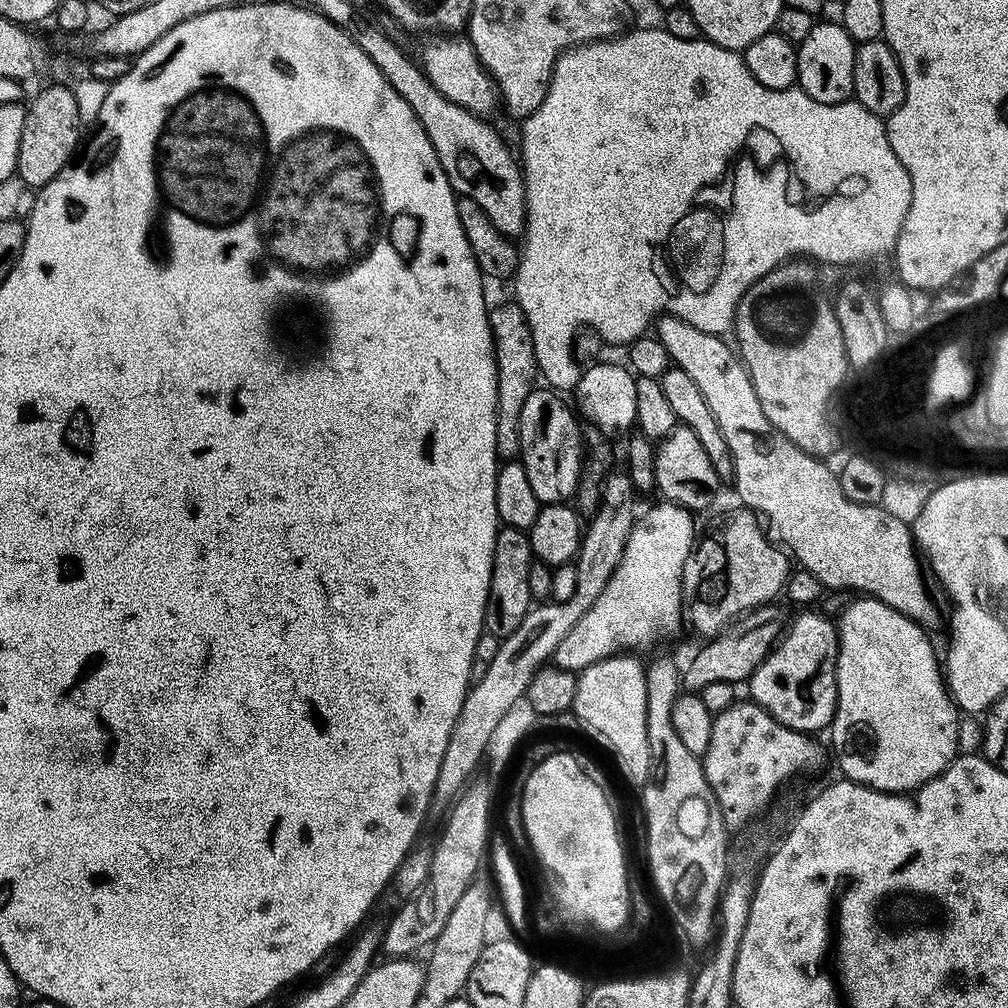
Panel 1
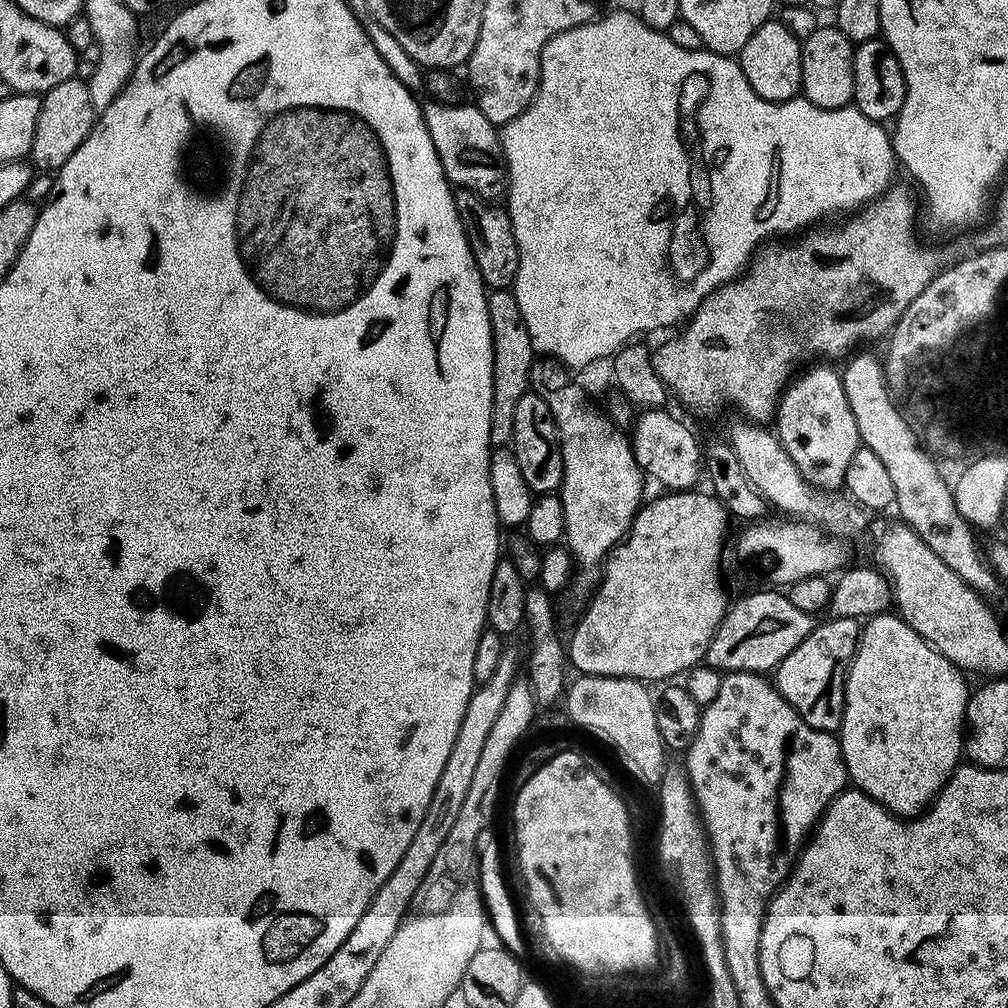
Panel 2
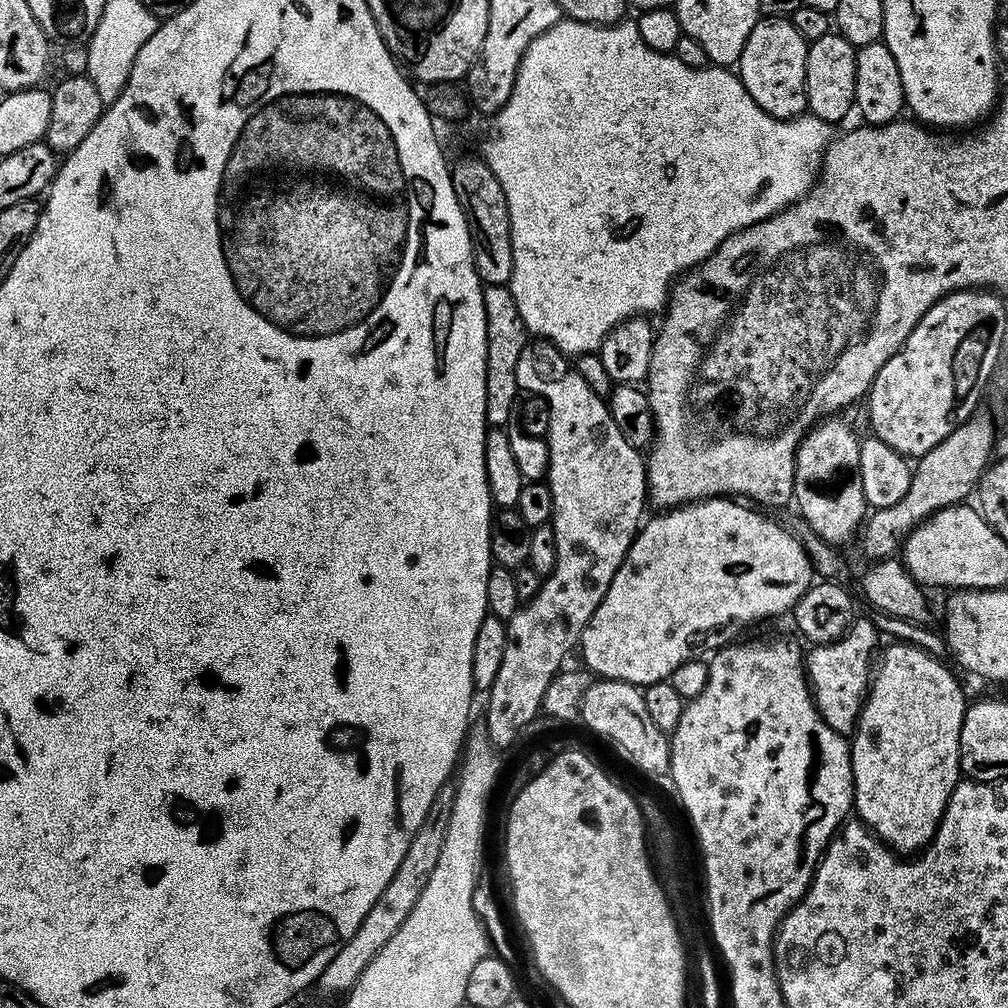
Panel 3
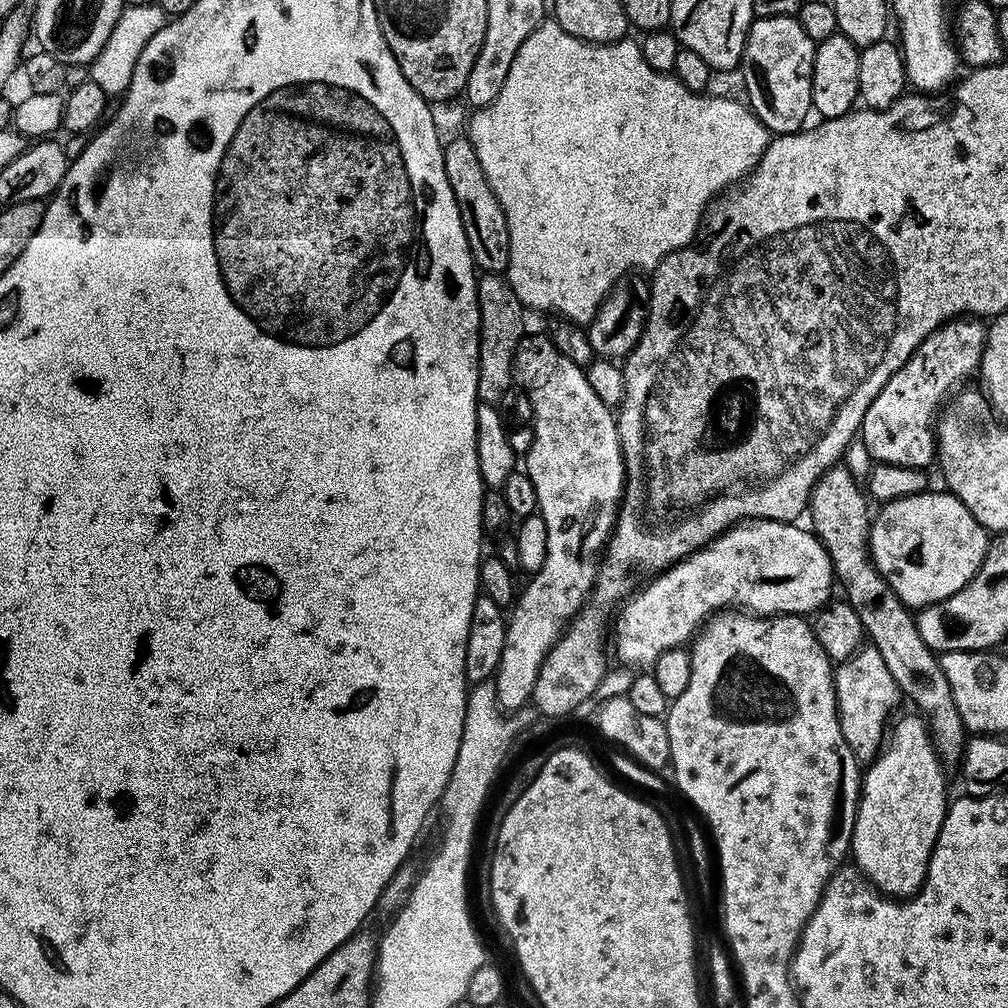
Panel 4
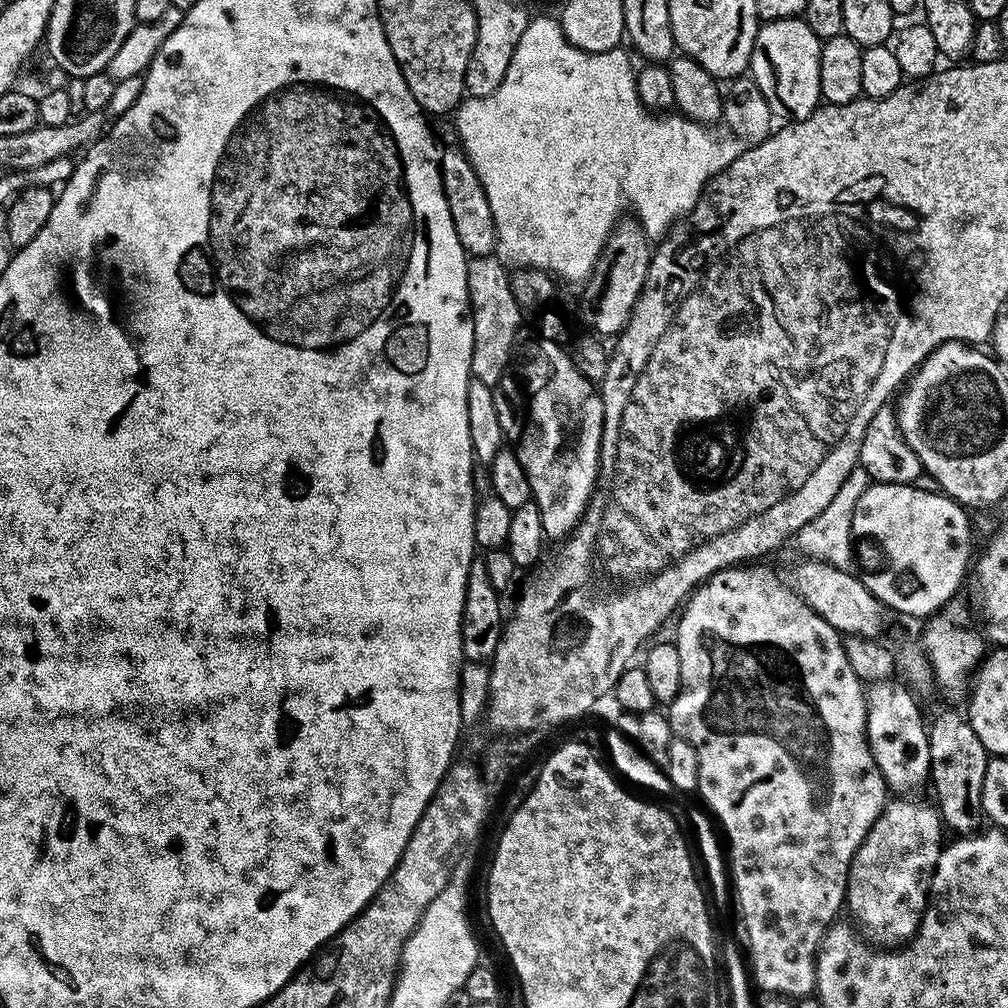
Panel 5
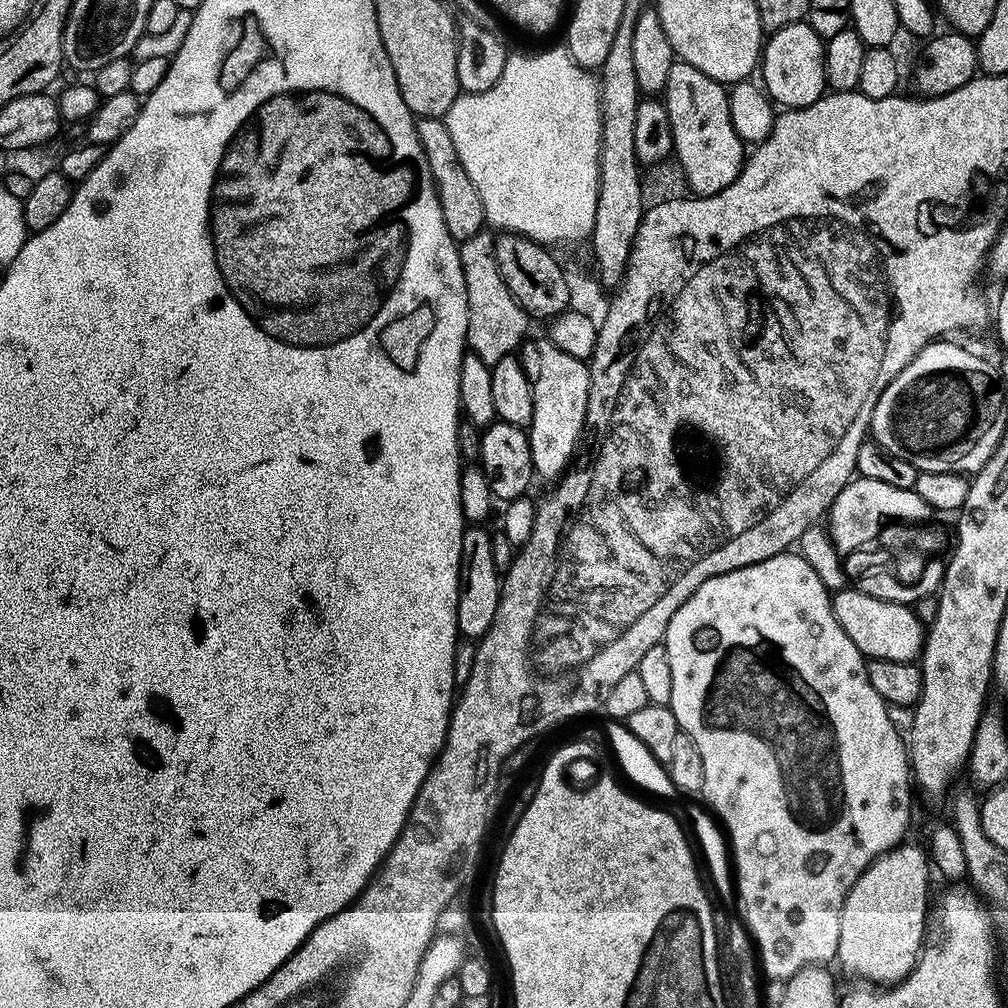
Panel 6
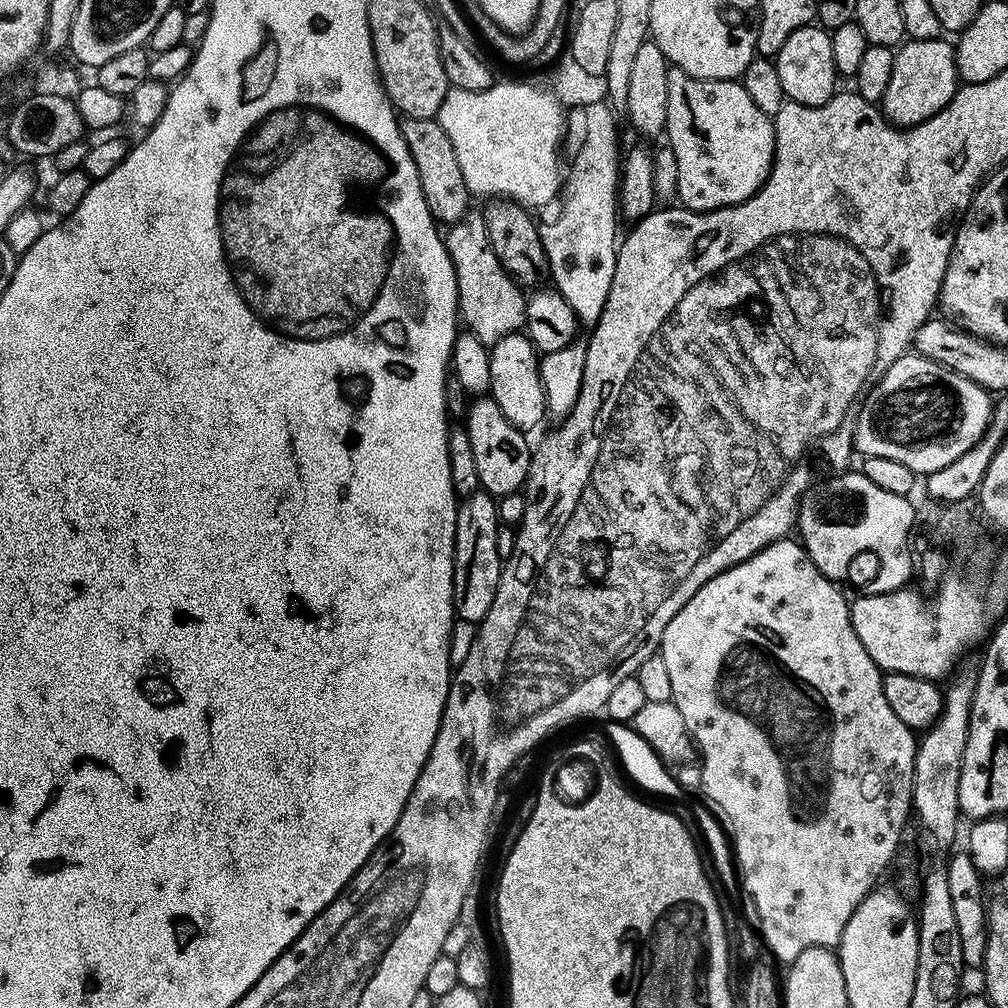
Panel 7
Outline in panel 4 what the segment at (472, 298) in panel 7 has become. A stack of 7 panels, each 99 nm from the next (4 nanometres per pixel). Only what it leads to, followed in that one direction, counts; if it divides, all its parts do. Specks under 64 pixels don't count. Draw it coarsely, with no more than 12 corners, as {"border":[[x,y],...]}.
{"border":[[500,274],[481,275],[476,398],[499,405],[526,309]]}

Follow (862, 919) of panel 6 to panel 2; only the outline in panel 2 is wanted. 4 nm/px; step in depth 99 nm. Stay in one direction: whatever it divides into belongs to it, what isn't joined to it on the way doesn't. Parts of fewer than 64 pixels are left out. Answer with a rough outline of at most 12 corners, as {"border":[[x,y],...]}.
{"border":[[871,617],[838,739],[849,781],[921,815],[966,748],[961,669]]}

